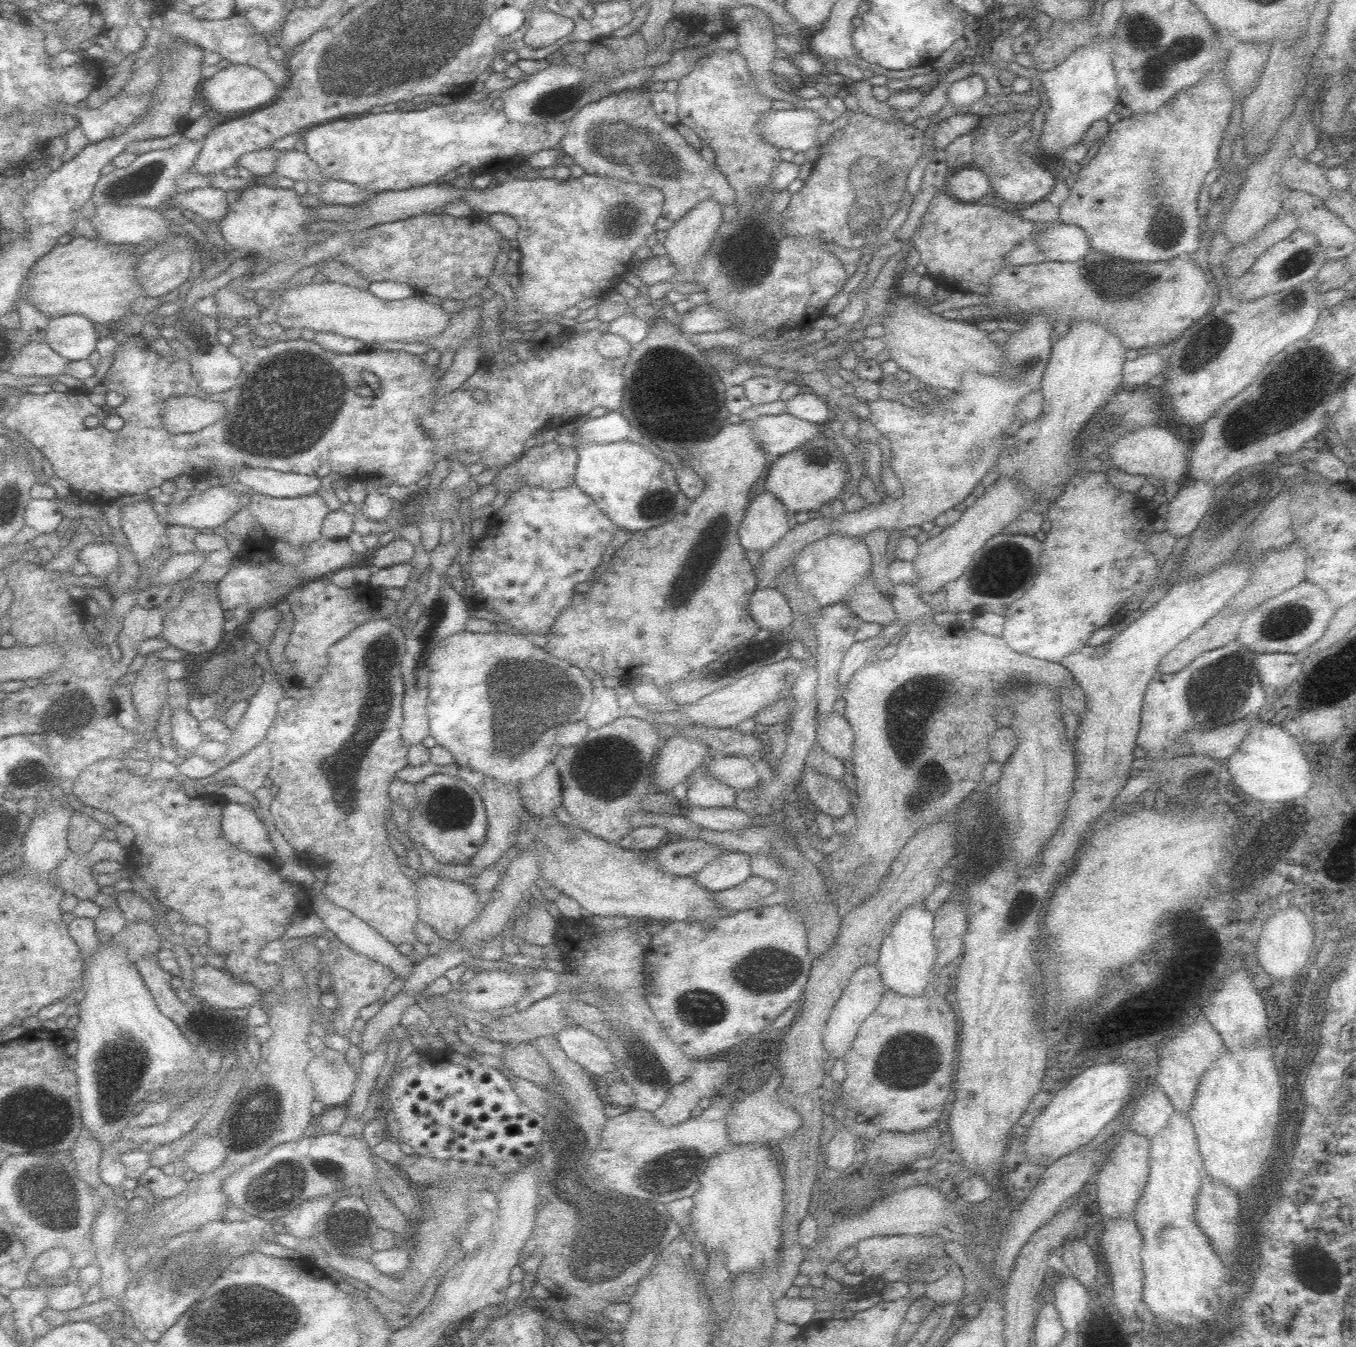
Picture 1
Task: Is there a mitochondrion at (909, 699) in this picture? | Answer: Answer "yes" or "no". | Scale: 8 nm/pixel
yes

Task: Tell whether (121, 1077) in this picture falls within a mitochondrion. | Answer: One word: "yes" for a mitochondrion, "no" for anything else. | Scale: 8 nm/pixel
yes

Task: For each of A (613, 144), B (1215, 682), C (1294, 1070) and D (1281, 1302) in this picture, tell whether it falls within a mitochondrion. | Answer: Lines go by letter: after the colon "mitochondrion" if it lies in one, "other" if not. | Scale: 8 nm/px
A: mitochondrion
B: mitochondrion
C: other
D: other

